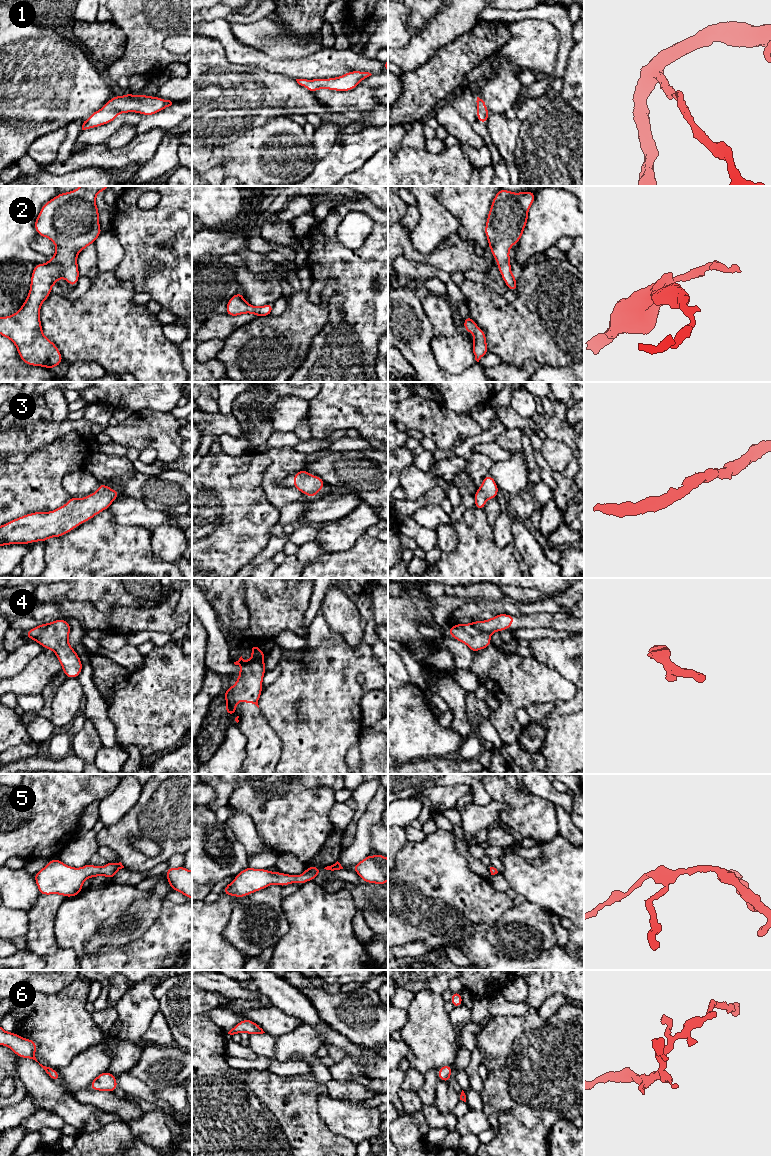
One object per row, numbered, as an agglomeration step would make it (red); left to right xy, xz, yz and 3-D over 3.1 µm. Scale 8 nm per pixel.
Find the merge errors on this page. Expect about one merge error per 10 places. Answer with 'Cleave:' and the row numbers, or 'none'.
Cleave: none

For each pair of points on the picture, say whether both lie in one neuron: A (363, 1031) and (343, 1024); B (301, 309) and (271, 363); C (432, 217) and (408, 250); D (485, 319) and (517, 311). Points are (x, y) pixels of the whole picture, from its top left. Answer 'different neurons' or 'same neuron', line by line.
A: same neuron
B: same neuron
C: different neurons
D: same neuron

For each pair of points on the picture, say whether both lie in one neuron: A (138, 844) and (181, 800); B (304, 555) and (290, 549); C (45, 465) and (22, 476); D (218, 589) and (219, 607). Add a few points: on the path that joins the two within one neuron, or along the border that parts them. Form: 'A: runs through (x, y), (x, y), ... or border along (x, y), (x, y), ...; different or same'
A: border along (130, 840), (151, 839), (161, 851); different
B: border along (300, 547), (296, 552), (286, 556); different
C: runs through (39, 471), (35, 475), (28, 475); same
D: runs through (218, 593), (220, 603); same

